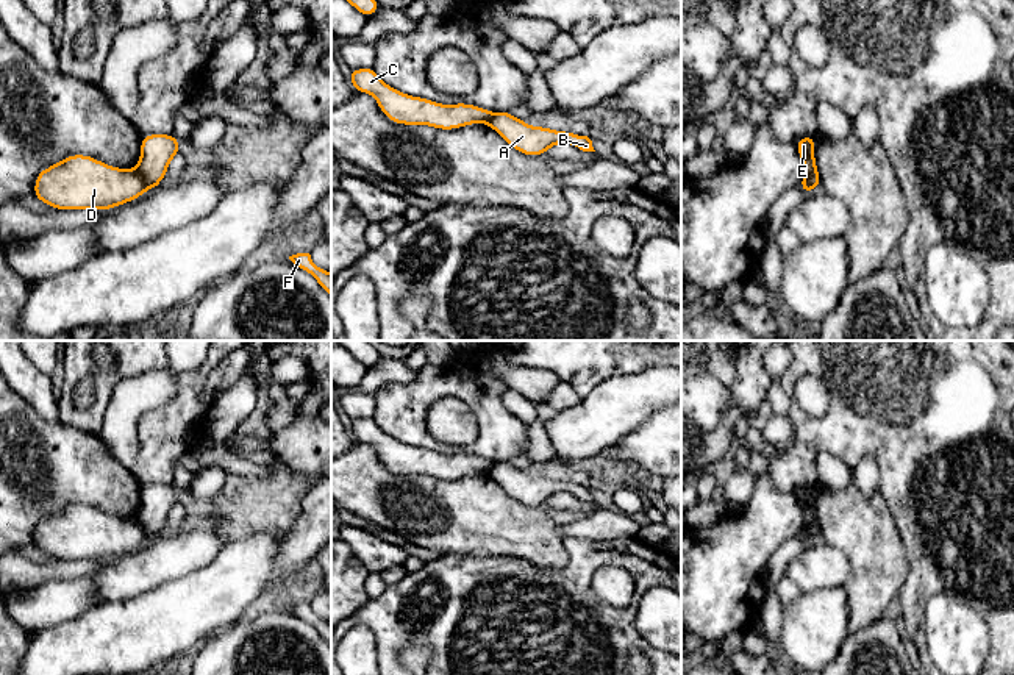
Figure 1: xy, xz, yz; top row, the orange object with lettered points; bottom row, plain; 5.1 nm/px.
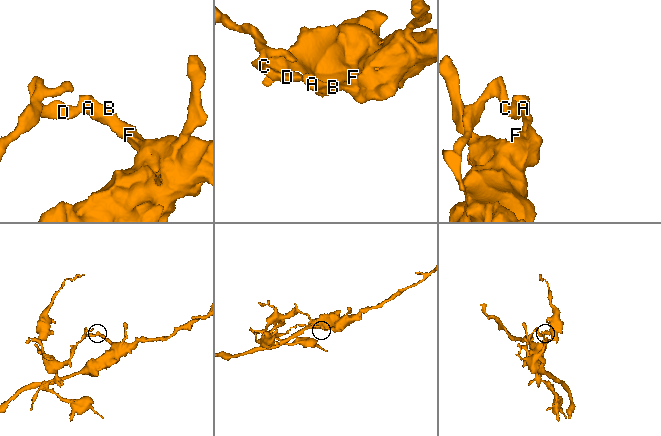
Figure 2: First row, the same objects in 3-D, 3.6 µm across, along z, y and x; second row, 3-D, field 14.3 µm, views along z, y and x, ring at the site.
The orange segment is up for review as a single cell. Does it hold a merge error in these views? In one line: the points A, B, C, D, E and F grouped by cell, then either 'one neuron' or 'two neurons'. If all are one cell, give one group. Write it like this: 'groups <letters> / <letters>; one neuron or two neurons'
groups A B E F / C D; two neurons

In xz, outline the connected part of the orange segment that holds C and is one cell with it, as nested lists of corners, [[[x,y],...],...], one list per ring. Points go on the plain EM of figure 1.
[[[373,417],[356,419],[348,430],[356,442],[377,448],[381,462],[400,475],[428,475],[437,480],[456,480],[473,473],[487,473],[492,462],[469,453],[442,455],[430,448],[402,444],[386,434]]]

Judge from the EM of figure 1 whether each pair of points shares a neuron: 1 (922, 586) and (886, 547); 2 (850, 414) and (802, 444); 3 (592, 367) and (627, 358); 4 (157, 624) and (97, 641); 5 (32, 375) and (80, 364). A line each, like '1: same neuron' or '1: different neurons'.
1: different neurons
2: same neuron
3: same neuron
4: same neuron
5: different neurons

